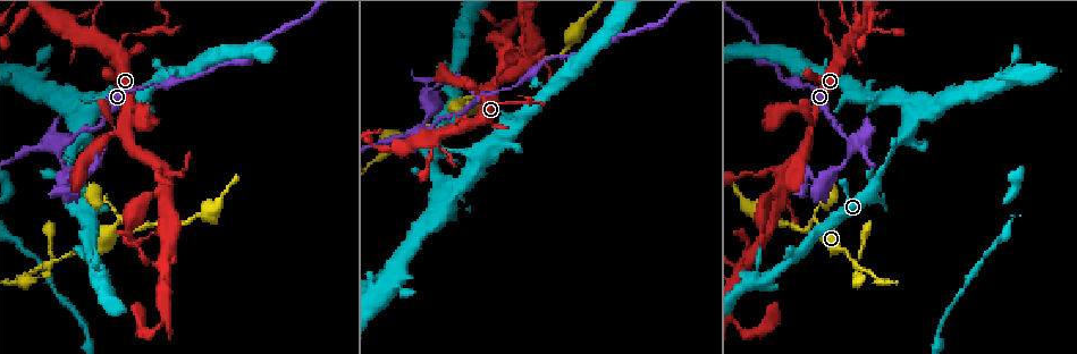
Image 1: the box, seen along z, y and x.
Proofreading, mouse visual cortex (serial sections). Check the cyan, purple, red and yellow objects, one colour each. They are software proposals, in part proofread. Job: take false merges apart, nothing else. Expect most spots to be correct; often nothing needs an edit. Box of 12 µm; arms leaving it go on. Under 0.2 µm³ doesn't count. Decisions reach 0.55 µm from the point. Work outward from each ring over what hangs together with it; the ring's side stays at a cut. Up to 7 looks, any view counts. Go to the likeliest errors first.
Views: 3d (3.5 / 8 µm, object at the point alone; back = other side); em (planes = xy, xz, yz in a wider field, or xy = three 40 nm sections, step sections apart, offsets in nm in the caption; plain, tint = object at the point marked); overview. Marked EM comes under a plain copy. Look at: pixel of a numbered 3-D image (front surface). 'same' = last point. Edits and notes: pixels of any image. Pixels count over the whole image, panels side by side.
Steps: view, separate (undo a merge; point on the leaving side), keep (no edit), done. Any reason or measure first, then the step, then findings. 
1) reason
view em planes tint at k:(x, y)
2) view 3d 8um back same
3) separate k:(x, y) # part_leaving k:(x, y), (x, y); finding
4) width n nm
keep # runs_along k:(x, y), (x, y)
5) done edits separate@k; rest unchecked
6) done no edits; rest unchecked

side arm on a straight run
view em xy step 5 tint at 1:(64, 144)

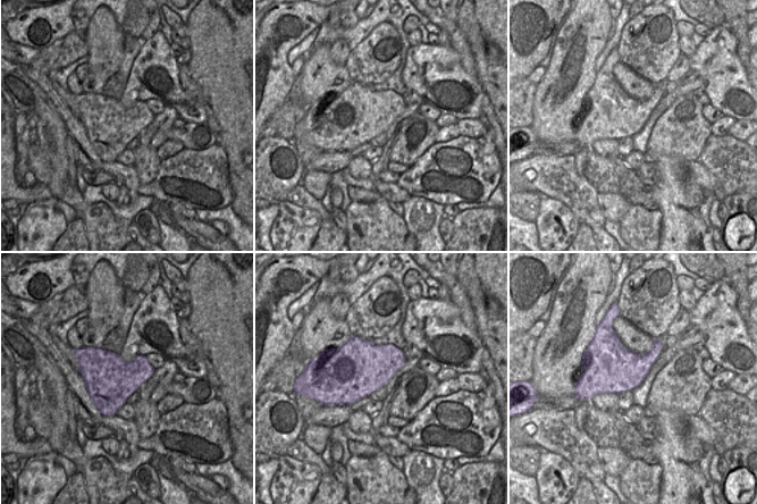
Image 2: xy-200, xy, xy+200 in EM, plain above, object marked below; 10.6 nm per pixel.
view 3d 3.5um same

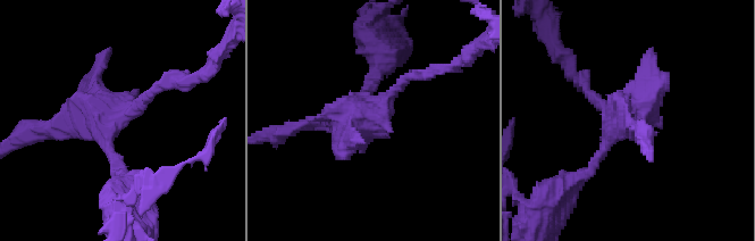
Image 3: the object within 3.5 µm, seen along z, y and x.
keep # runs_along 3:(172, 82), (108, 124), (119, 173); one cell here

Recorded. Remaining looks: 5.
sharp bend
view 3d 3.5um at 1:(815, 221)

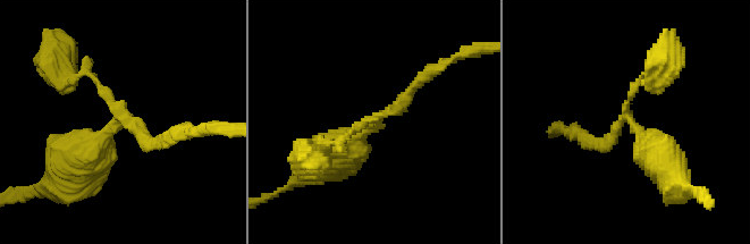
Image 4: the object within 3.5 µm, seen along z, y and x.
view em planes tint at 4:(128, 118)

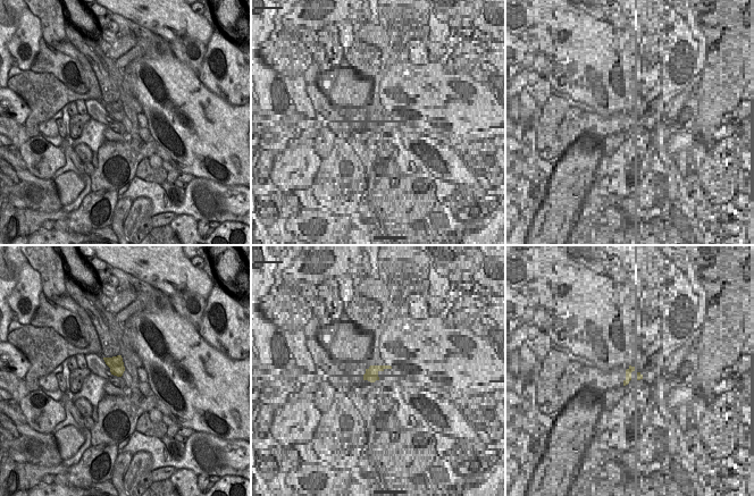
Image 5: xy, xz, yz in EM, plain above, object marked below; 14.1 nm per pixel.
width 220 nm
keep # runs_along 4:(329, 154), (396, 108), (427, 73); all the same cell

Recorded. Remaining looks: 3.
three-way junction
view 3d 8um at 1:(809, 129)

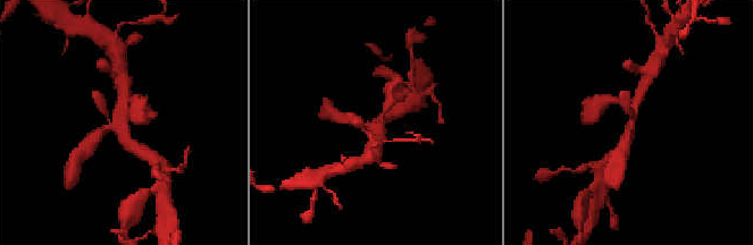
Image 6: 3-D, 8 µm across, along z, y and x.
view em xy step 1 tint at 6:(378, 123)

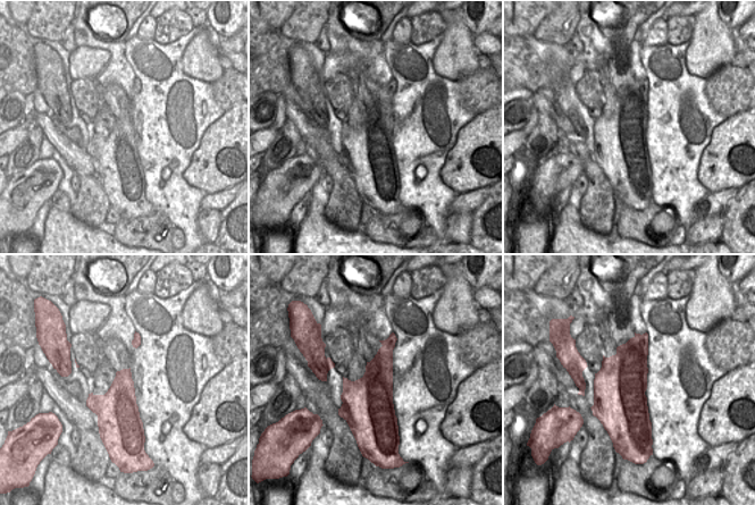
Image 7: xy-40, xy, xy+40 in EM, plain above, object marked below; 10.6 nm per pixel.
keep # runs_along 6:(639, 91), (628, 138), (620, 149); one cell here

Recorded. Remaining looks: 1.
done no edits; rest unchecked

